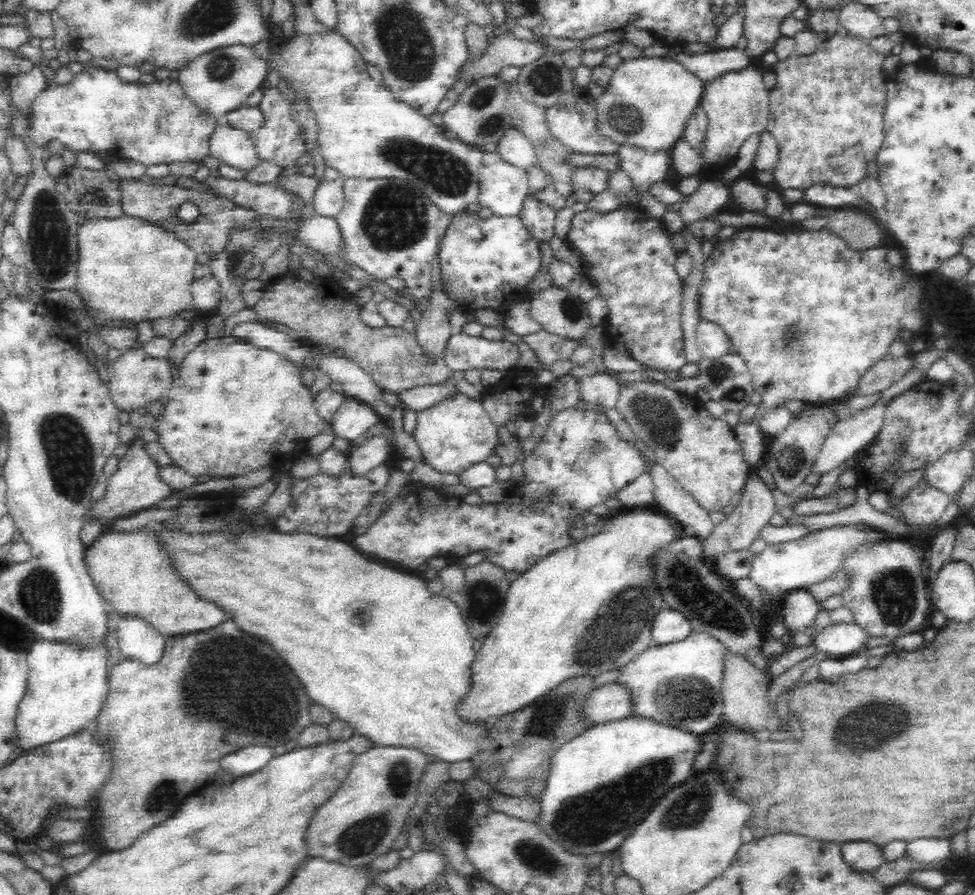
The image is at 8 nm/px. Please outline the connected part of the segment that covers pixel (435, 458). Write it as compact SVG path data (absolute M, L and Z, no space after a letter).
M462 393L445 403L417 413L417 425L413 434L425 462L438 472L460 472L474 462L493 460L494 446L499 435L481 400L471 399Z

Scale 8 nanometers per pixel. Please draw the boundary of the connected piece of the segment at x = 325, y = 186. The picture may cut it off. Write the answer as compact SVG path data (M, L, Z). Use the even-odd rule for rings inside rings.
M340 174L334 180L322 181L315 190L315 213L335 217L345 201L344 185L345 178Z

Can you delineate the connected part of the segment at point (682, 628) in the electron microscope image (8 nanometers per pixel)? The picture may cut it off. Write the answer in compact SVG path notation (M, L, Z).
M660 608L652 620L650 634L653 644L662 645L682 640L692 631L690 623L680 612L676 612L672 608Z

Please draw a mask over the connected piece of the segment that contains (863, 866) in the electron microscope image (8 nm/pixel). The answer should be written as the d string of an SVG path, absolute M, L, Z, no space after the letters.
M852 841L842 844L845 861L856 870L873 871L887 860L883 847L868 841Z

